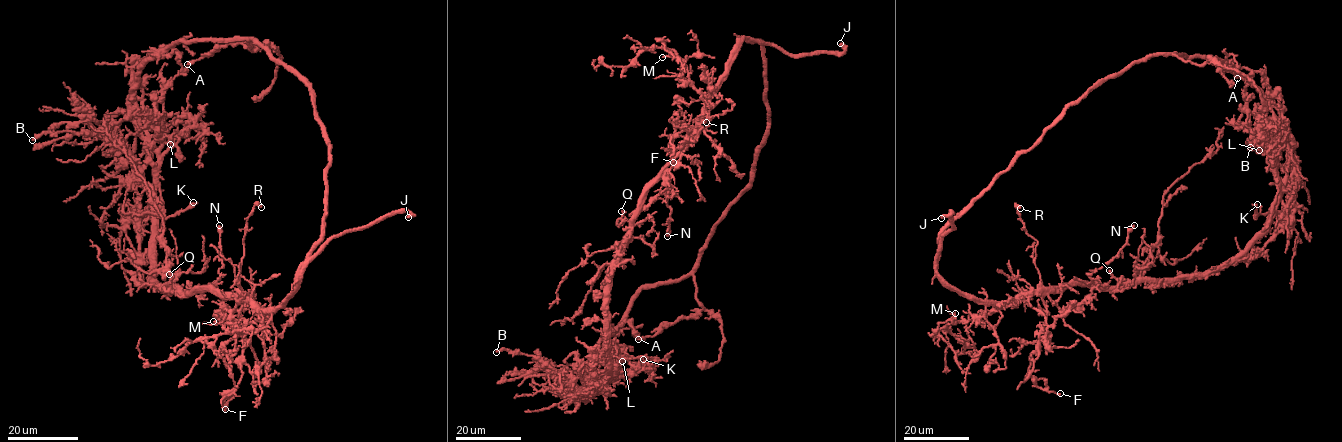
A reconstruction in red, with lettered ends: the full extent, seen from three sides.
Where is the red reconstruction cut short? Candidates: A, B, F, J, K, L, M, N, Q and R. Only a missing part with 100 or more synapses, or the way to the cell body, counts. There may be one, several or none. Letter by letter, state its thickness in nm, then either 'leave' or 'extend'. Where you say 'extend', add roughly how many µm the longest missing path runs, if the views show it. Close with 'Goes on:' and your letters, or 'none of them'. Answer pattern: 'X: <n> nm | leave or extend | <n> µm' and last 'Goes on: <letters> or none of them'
A: 440 nm | leave
B: 320 nm | leave
F: 180 nm | leave
J: 400 nm | extend | 100 µm
K: 130 nm | leave
L: 140 nm | leave
M: 140 nm | leave
N: 550 nm | leave
Q: 140 nm | leave
R: 320 nm | leave
Goes on: J

